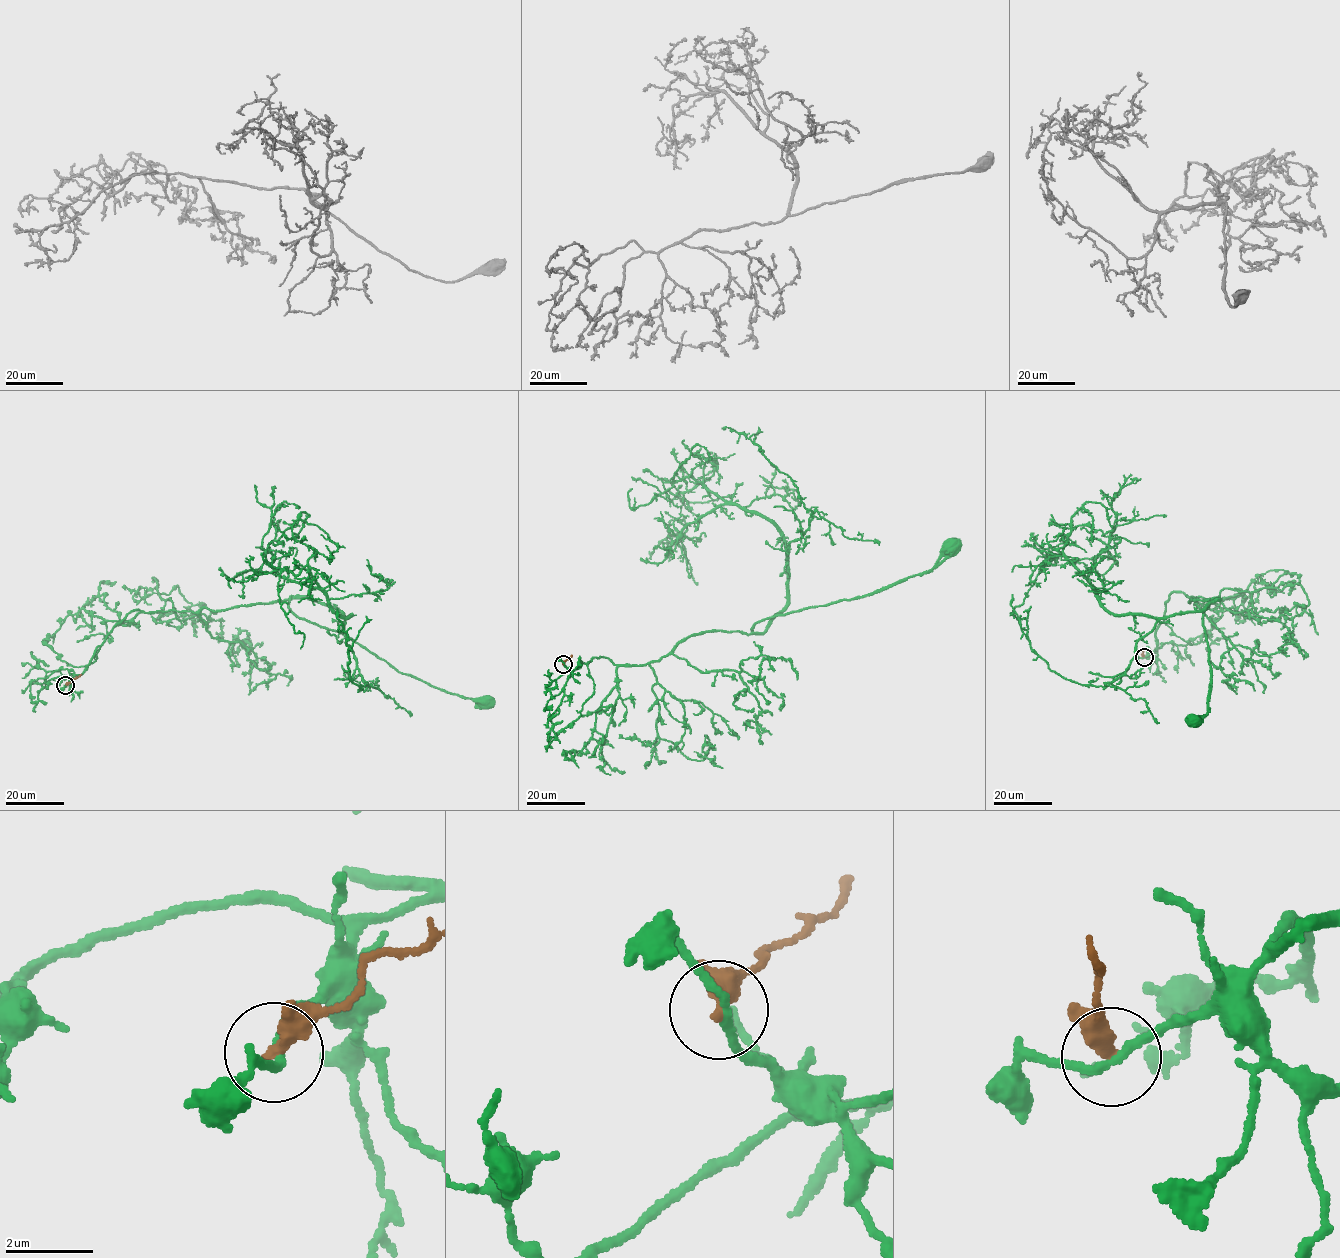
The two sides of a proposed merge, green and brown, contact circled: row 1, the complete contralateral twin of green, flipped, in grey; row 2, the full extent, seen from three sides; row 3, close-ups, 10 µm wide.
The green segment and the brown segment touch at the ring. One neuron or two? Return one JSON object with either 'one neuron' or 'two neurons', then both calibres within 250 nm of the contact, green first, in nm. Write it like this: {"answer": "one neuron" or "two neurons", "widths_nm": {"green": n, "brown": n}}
{"answer": "two neurons", "widths_nm": {"green": 190, "brown": 400}}

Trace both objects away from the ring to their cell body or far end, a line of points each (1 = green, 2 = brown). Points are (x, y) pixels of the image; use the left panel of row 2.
1: (65, 686), (135, 610), (215, 610), (290, 596), (290, 610), (299, 617), (348, 636), (399, 672), (486, 702)
2: (65, 686), (81, 674)

